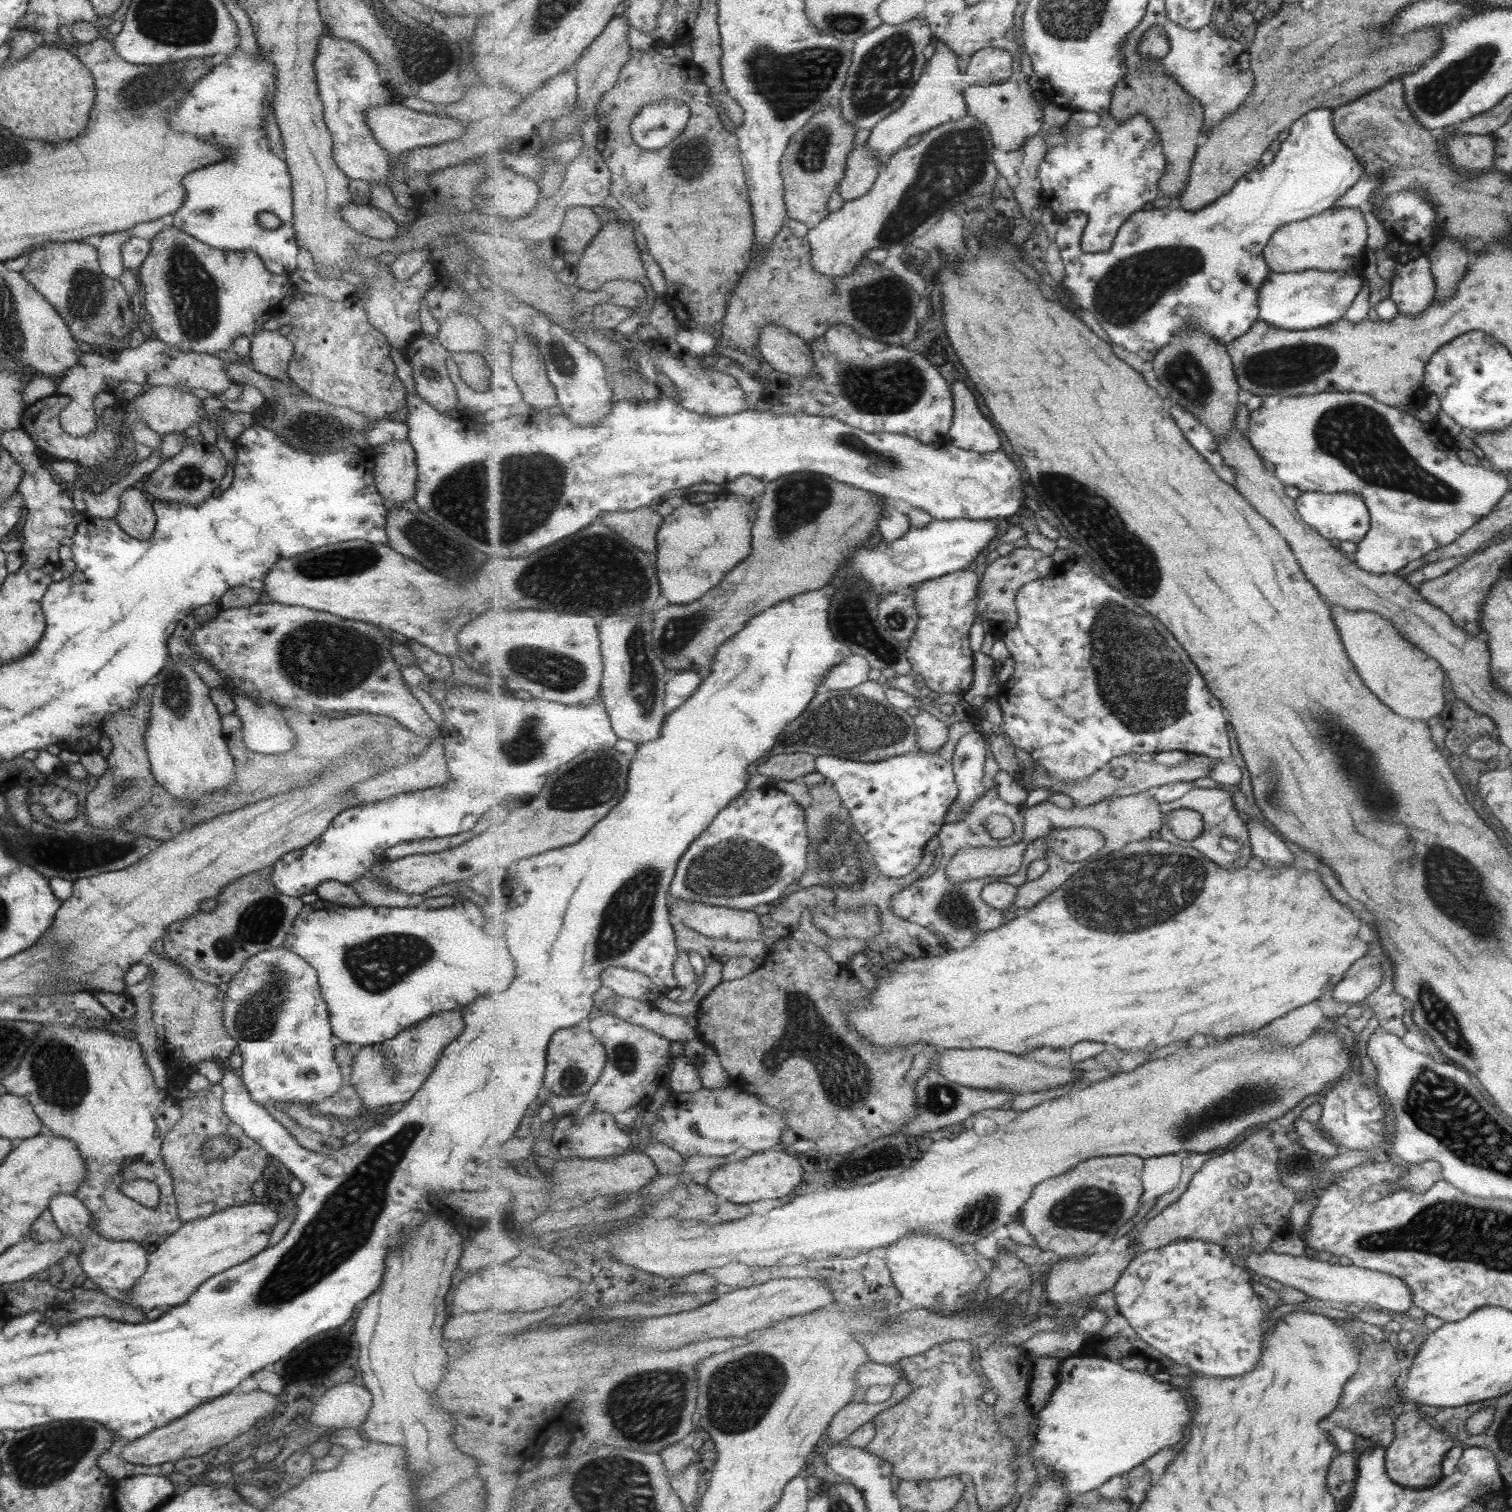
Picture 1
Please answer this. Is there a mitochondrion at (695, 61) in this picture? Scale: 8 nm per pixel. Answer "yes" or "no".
no

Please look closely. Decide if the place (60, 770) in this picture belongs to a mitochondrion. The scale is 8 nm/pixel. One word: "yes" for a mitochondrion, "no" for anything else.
no

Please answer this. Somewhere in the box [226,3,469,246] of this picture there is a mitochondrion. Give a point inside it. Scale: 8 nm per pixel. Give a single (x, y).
(418, 67)

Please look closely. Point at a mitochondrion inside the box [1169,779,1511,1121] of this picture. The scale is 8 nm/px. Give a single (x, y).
(1453, 885)

